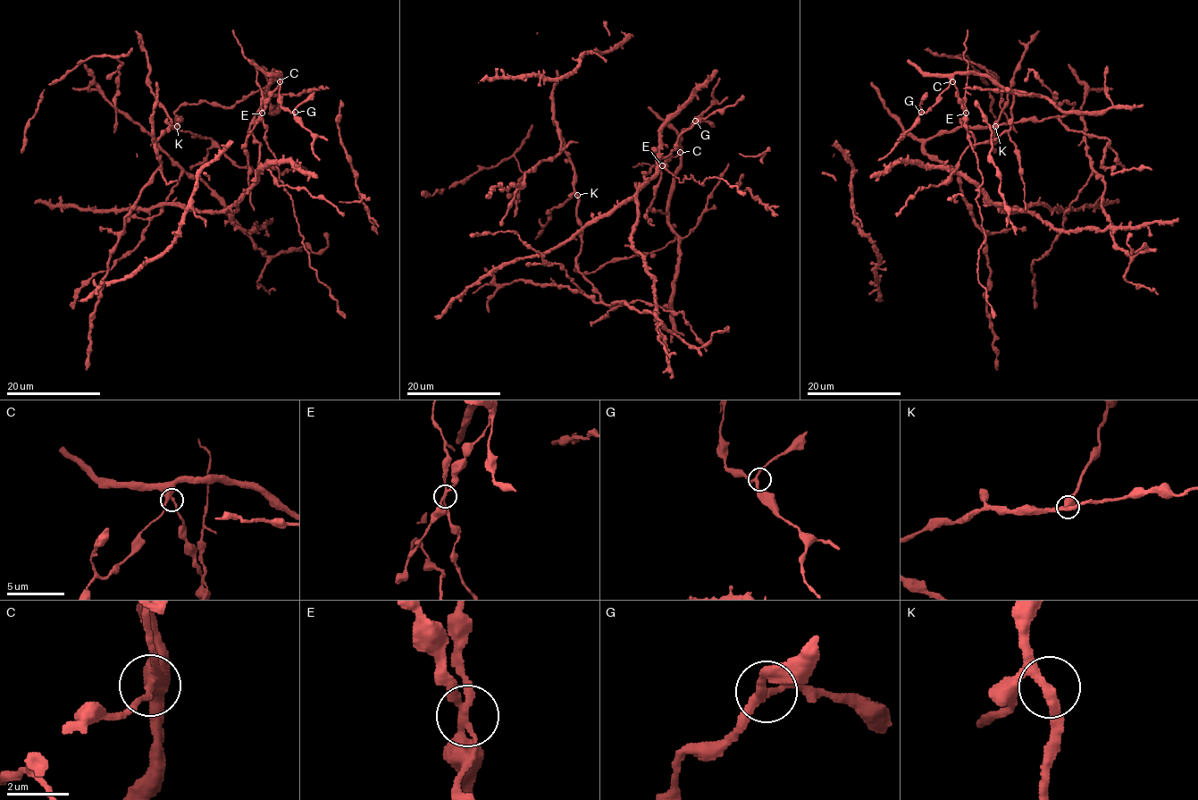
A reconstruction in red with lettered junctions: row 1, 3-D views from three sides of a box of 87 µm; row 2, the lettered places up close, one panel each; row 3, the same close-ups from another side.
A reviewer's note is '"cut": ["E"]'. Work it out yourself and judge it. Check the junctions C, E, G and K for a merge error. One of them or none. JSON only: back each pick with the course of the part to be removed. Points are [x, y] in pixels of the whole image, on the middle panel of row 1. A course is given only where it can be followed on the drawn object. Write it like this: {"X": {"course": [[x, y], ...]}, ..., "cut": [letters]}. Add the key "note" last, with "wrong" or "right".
{"E": {"course": [[662, 165], [665, 164], [681, 182], [691, 176], [703, 185], [707, 178], [717, 177], [745, 193]]}, "cut": ["E"], "note": "right"}

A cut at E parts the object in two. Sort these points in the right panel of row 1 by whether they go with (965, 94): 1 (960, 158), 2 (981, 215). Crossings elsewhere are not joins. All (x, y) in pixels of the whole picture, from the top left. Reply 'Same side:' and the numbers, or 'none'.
Same side: 2

